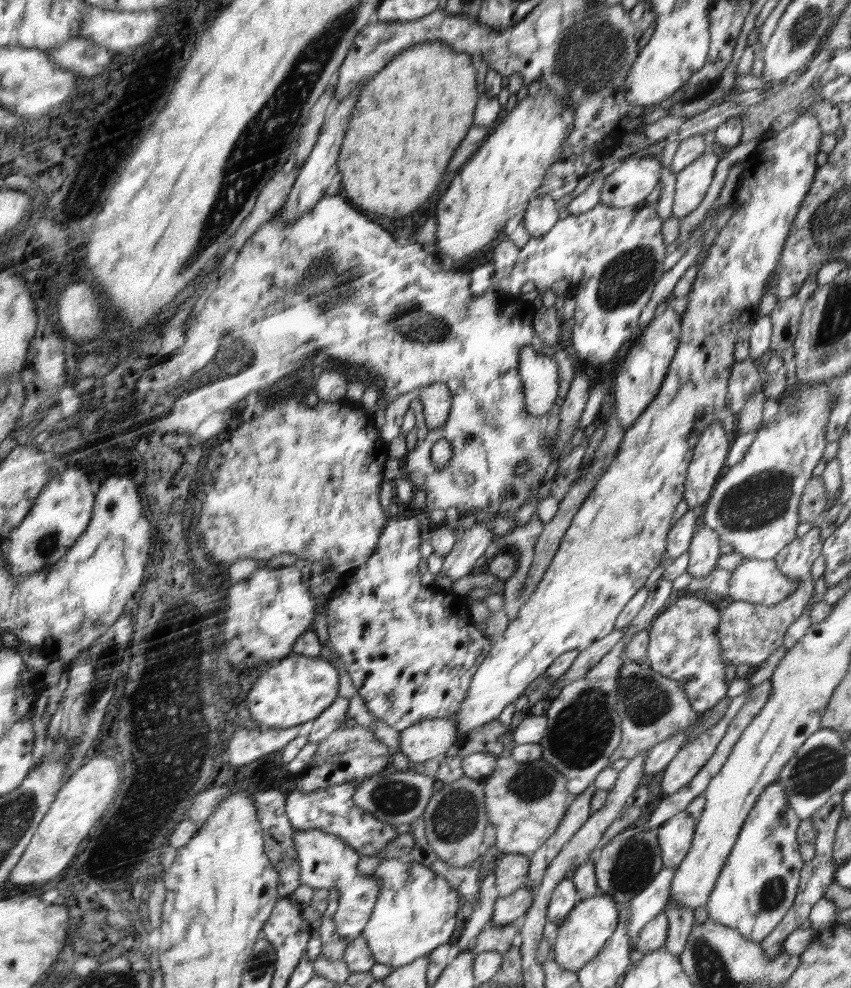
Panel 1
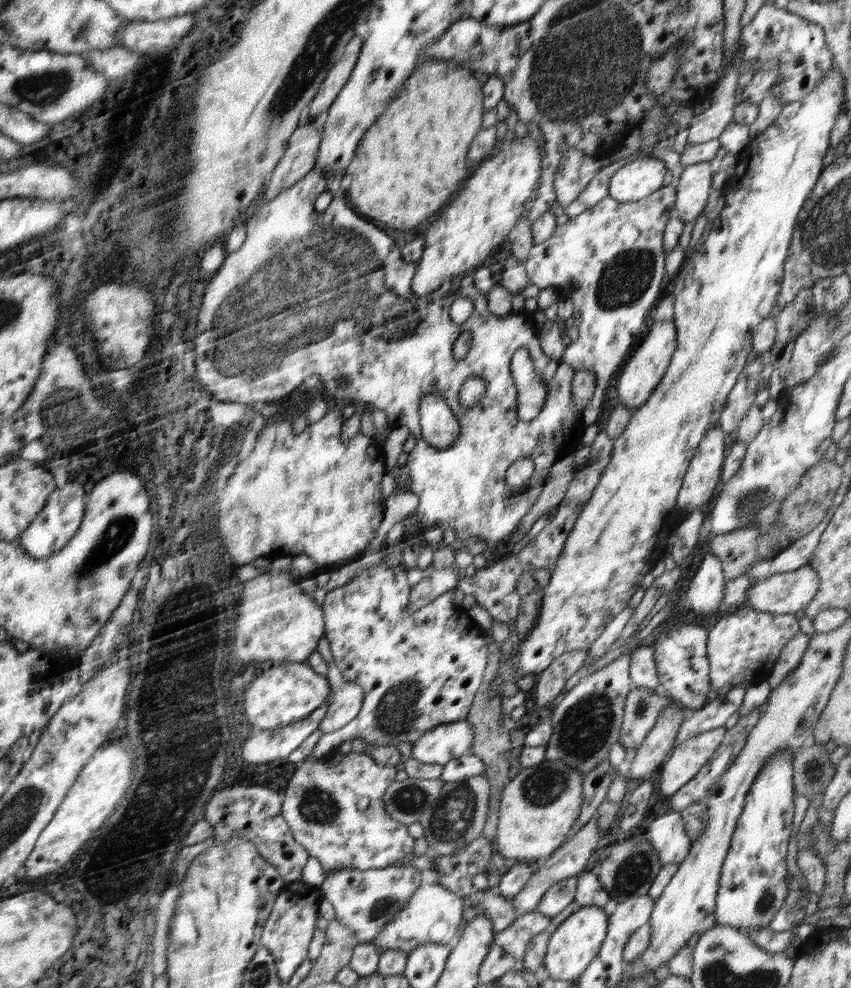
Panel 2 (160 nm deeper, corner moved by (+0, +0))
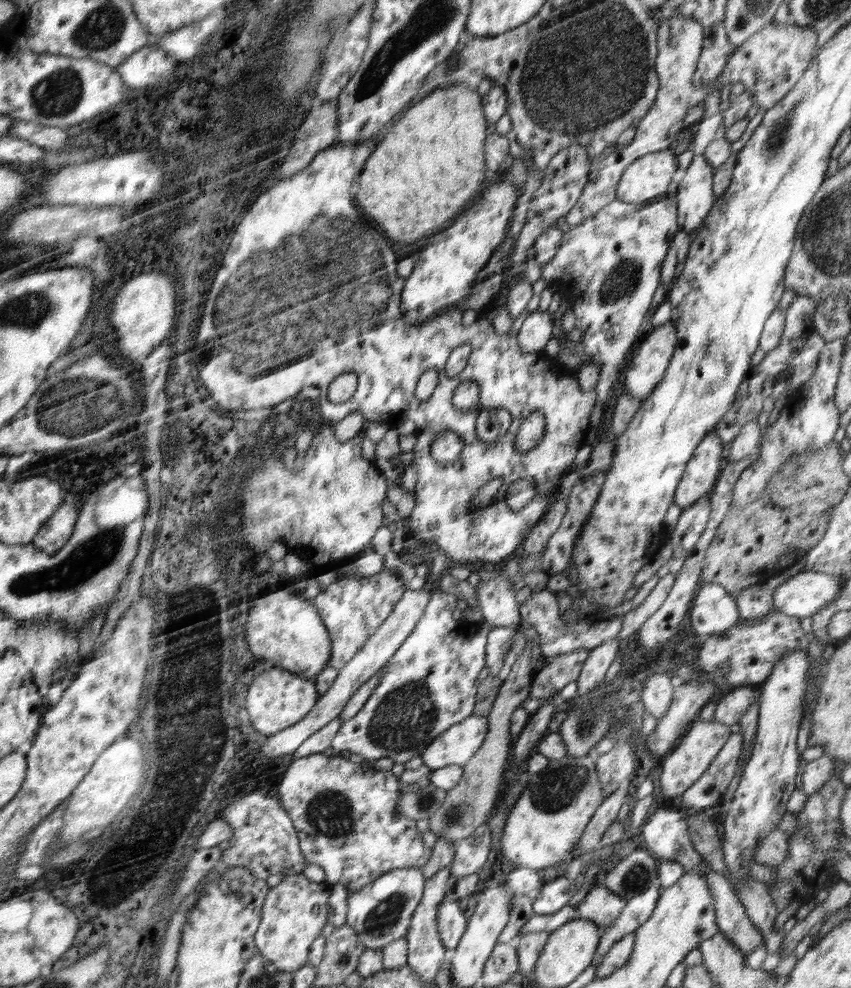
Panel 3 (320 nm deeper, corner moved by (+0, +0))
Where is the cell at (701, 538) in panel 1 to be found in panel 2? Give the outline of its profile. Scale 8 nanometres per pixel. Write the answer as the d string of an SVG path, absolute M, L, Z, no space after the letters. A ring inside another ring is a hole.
M709 551L688 584L687 606L696 616L714 616L724 598L724 582L722 562Z

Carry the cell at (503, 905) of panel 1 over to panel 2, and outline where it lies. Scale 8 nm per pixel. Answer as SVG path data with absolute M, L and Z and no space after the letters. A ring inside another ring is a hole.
M594 816L575 834L570 834L570 837L538 866L538 869L536 869L530 880L526 883L526 886L516 896L508 899L515 906L519 917L536 910L543 894L554 883L570 877L577 877L590 867L594 861L596 848L603 843L600 840L598 828L597 818Z

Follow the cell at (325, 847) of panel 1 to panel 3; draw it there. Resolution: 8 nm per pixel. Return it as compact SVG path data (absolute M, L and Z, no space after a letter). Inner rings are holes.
M398 868L367 884L363 890L348 890L345 924L356 930L360 942L378 950L407 935L412 915L423 895L426 879L422 869Z

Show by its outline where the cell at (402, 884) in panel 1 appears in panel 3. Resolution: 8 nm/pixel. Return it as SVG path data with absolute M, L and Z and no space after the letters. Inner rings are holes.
M445 897L437 910L437 931L440 940L450 953L458 946L462 934L465 934L466 922L469 922L464 918L460 907L458 902L448 902L448 898Z

